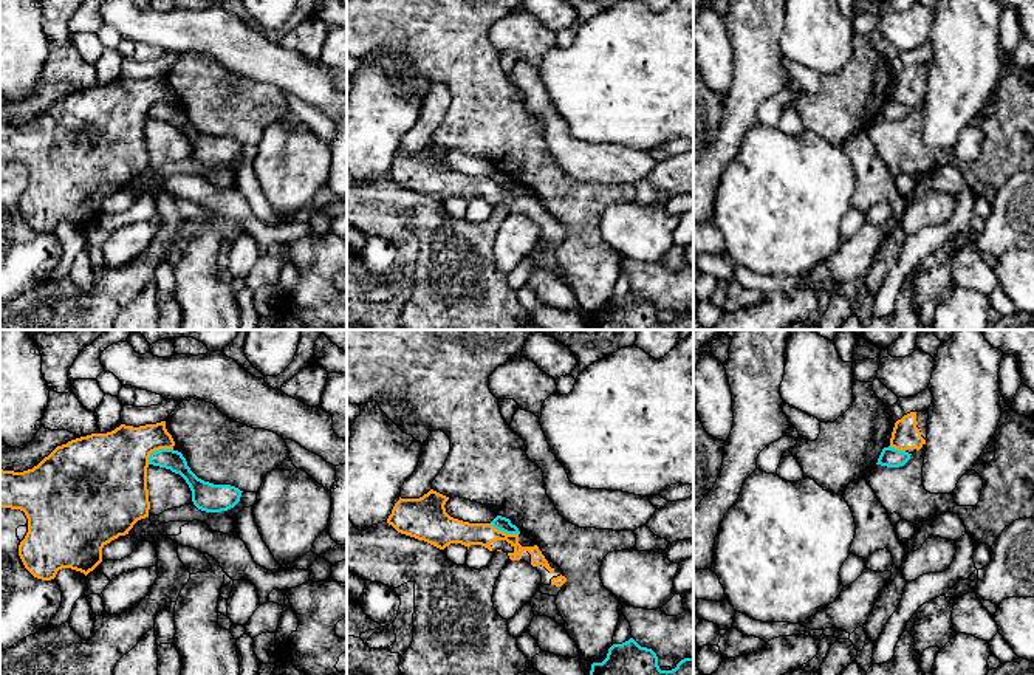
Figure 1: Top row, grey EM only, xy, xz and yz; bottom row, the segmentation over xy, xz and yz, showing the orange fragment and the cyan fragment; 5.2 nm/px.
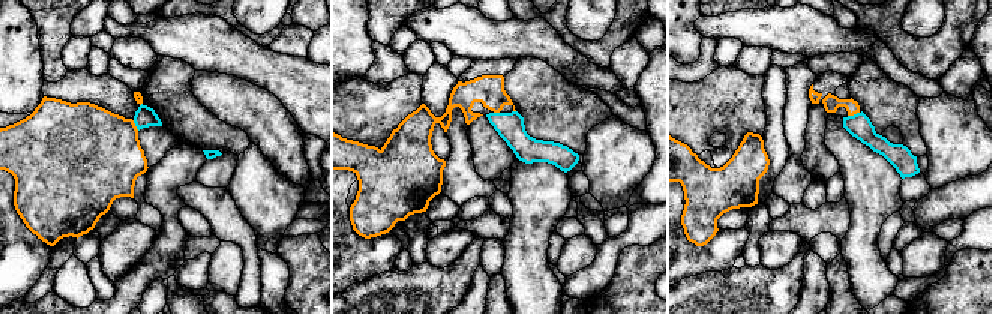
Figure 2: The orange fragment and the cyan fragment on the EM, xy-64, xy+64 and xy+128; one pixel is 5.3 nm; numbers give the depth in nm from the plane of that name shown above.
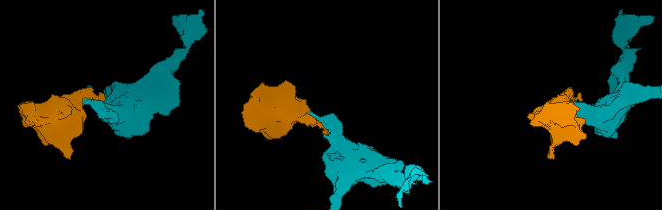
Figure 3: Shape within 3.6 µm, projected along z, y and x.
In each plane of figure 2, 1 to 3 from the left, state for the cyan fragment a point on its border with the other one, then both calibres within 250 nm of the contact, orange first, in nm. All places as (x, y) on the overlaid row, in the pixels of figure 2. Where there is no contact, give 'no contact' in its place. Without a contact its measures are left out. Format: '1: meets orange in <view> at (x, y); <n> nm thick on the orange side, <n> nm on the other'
1: meets orange in xy-64 at (134, 125); 460 nm thick on the orange side, 110 nm on the other
2: meets orange in xy+64 at (497, 111); 160 nm thick on the orange side, 150 nm on the other
3: meets orange in xy+128 at (853, 114); 90 nm thick on the orange side, 130 nm on the other

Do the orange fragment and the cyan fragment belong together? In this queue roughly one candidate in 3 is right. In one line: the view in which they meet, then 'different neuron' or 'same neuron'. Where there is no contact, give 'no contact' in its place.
xy | different neuron

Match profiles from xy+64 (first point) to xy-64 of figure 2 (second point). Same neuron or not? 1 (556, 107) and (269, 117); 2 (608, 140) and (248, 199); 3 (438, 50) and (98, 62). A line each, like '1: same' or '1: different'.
1: different
2: same
3: different

